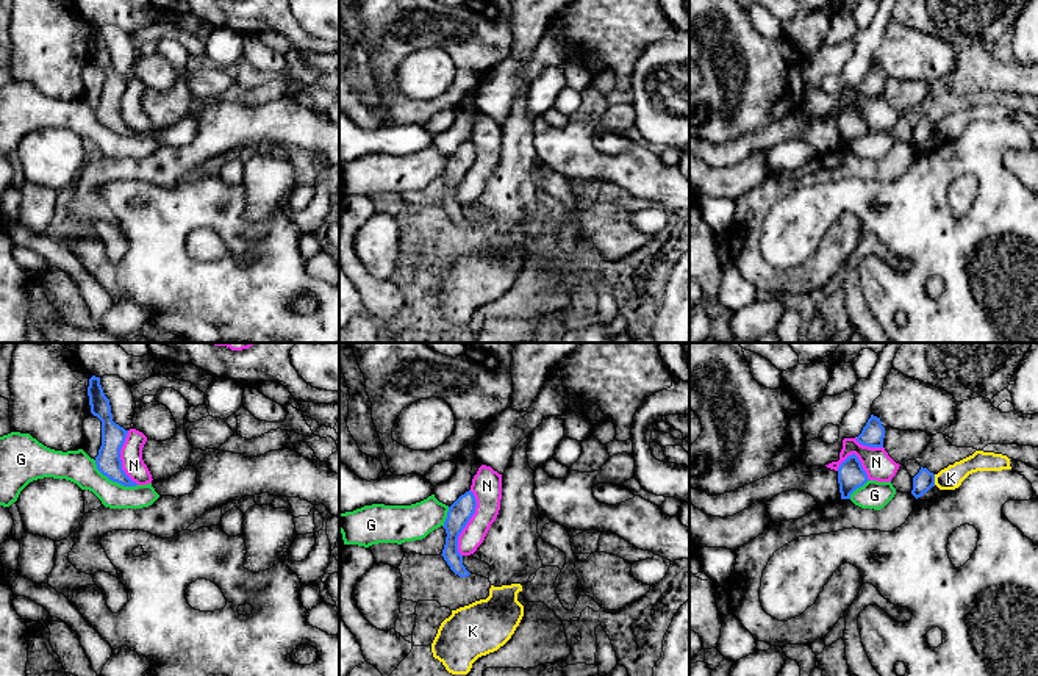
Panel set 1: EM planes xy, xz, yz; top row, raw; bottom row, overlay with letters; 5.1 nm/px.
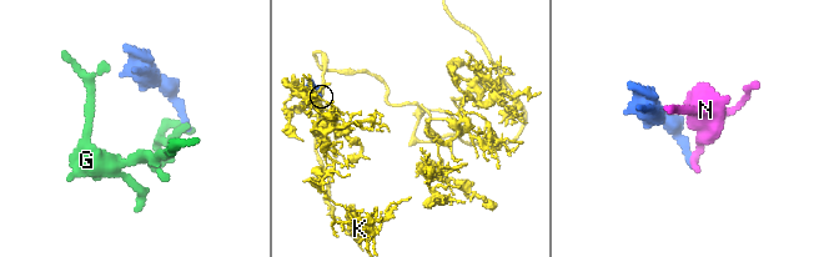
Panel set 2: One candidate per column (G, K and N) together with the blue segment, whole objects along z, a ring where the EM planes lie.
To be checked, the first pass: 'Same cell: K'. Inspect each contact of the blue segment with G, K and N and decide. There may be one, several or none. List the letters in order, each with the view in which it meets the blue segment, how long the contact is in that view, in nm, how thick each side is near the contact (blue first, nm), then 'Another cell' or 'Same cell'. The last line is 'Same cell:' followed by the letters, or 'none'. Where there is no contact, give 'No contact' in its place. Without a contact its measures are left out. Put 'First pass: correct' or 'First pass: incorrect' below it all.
G: Touches blue in xy. Shared border 260 nm. Thickness 130 nm (blue) against 160 nm. Another cell
K: Touches blue in yz. Shared border 60 nm. Thickness 100 nm (blue) against 120 nm. Another cell
N: Touches blue in xz. Shared border 340 nm. Thickness 120 nm (blue) against 160 nm. Another cell
Same cell: none
First pass: incorrect

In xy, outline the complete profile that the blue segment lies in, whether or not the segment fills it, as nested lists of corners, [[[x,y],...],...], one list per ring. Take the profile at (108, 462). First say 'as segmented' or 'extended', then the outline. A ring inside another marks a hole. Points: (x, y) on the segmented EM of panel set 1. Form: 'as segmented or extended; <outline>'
as segmented; [[[92,376],[88,387],[91,413],[102,421],[102,446],[95,457],[97,469],[109,480],[123,487],[136,487],[122,469],[120,449],[128,430],[113,421],[109,399],[100,385],[100,377]]]

